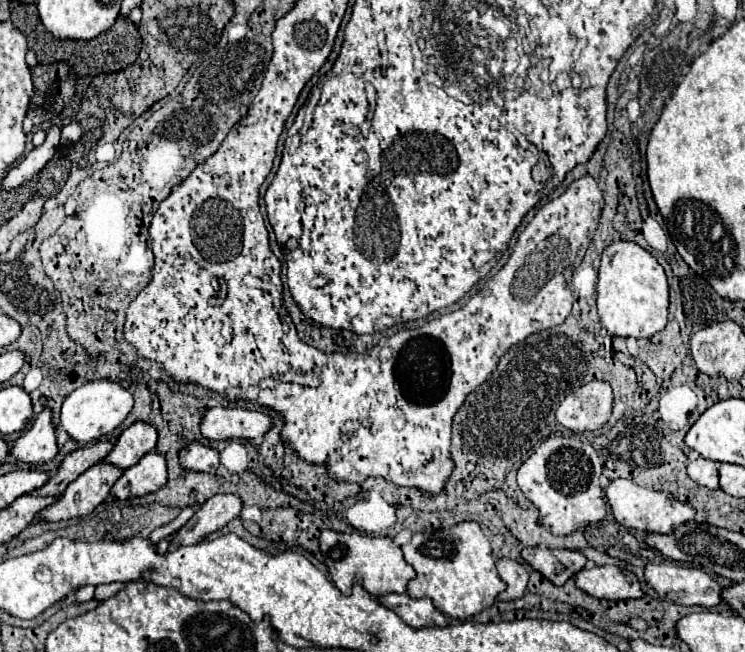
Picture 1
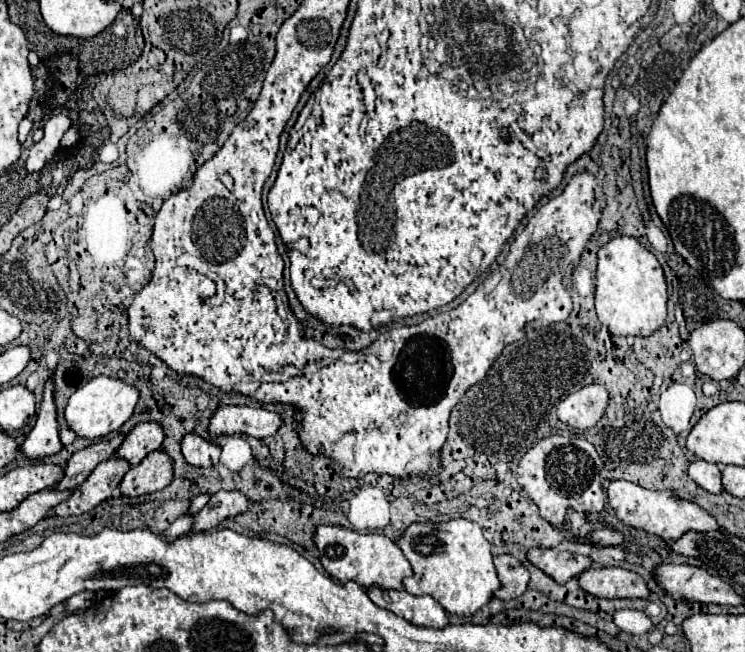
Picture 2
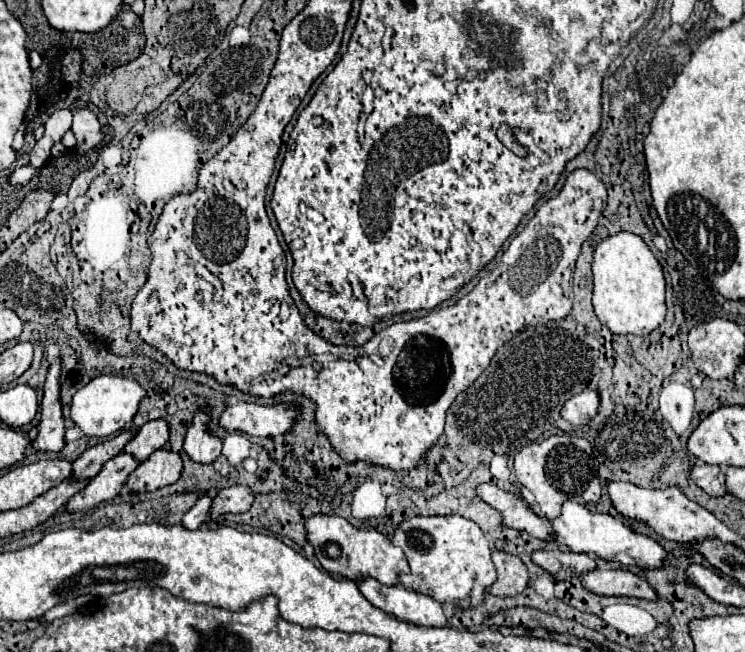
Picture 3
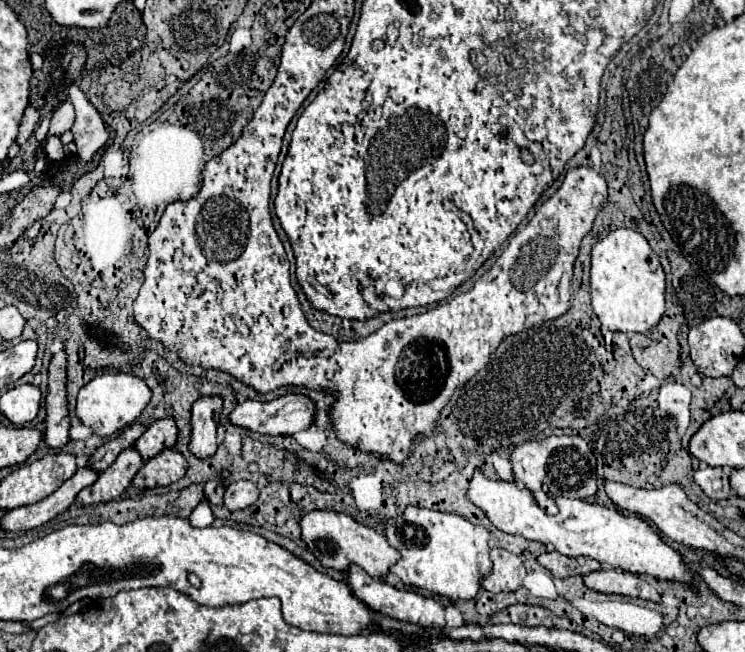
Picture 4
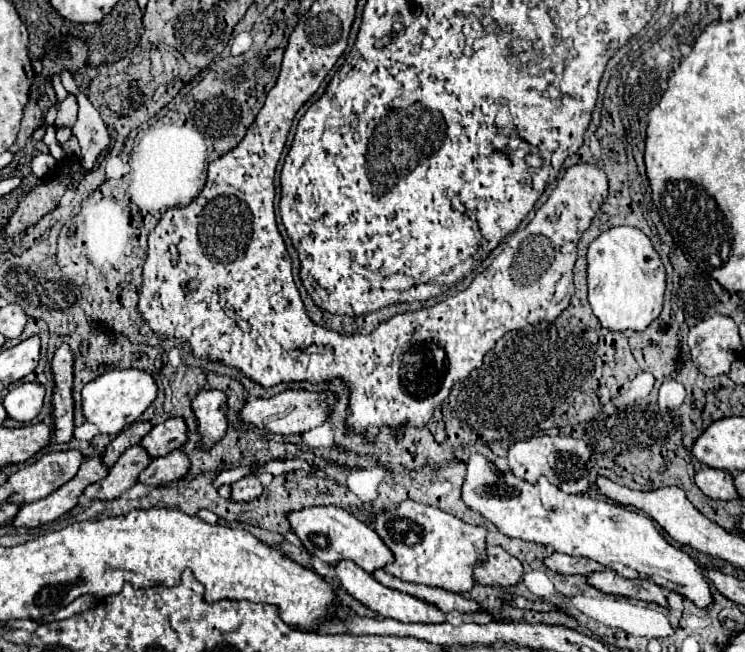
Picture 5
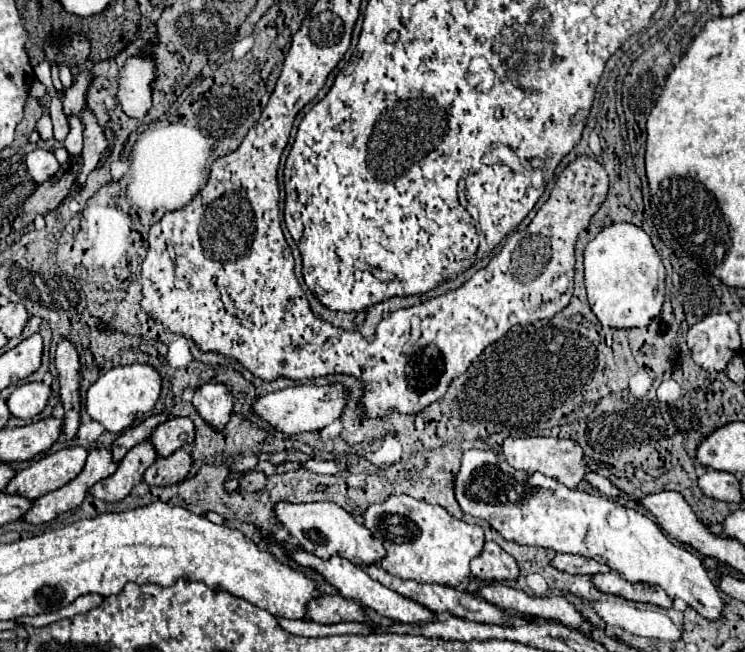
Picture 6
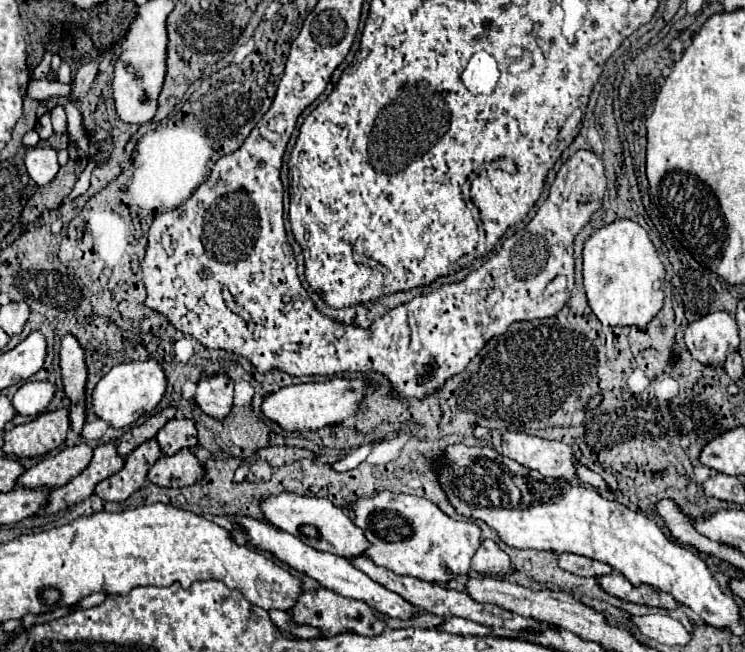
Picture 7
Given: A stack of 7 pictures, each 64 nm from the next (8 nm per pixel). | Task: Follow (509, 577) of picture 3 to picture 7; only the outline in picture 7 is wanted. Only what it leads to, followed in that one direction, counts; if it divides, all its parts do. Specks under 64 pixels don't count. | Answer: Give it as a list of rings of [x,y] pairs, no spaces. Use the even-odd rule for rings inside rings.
[[[484,540],[472,558],[472,572],[484,576],[502,576],[510,574],[514,568],[510,564],[510,556],[494,542]]]

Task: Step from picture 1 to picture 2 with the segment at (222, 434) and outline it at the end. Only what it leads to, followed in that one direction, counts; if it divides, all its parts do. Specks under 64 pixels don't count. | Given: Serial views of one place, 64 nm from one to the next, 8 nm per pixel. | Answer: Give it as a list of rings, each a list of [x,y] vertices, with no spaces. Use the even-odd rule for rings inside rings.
[[[218,406],[210,418],[208,434],[244,434],[252,438],[268,438],[272,436],[282,424],[280,414],[270,412],[266,408],[254,406]]]

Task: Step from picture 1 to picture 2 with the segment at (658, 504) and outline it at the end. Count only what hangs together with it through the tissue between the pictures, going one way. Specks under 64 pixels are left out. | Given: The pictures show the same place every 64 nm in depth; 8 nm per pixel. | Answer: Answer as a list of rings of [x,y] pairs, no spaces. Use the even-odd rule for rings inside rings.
[[[614,480],[614,482],[610,482],[606,492],[608,492],[608,504],[612,506],[618,520],[622,520],[624,524],[628,524],[632,528],[640,528],[650,534],[656,534],[664,540],[676,540],[688,530],[696,530],[696,532],[722,530],[718,526],[718,522],[706,510],[702,510],[694,502],[678,498],[670,490],[662,490],[662,492],[660,490],[646,490],[646,488],[642,488],[634,482],[628,482],[628,480]]]

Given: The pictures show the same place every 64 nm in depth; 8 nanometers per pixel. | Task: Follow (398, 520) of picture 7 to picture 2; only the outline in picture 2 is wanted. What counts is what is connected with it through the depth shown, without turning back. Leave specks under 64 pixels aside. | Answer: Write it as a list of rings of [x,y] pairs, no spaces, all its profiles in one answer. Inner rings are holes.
[[[456,518],[446,524],[412,524],[398,546],[414,570],[414,576],[404,580],[404,590],[414,596],[432,596],[448,614],[472,616],[500,588],[490,542],[482,536],[482,528],[476,522]]]

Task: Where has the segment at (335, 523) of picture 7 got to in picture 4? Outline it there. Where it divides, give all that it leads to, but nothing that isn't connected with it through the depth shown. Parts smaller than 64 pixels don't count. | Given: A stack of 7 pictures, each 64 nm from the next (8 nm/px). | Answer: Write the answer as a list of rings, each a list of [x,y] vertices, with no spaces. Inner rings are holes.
[[[314,510],[306,514],[300,522],[302,526],[302,540],[308,544],[310,552],[318,558],[318,562],[324,568],[332,568],[338,572],[348,572],[350,564],[356,564],[364,568],[372,578],[386,580],[390,566],[400,560],[400,552],[392,548],[384,534],[358,524],[350,516],[342,512],[330,512],[330,510]]]

